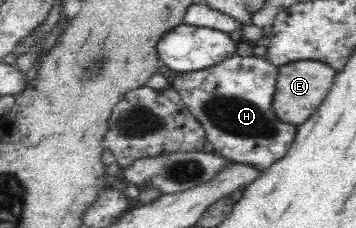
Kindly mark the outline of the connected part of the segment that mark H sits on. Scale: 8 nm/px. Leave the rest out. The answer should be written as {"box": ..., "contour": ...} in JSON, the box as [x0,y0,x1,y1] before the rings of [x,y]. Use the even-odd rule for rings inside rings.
{"box":[169,52,297,171],"contour":[[[242,52],[230,54],[206,69],[182,73],[169,86],[180,94],[183,105],[201,124],[214,154],[224,157],[228,162],[242,162],[264,171],[286,155],[297,133],[297,127],[278,120],[271,109],[276,77],[277,66],[270,64],[262,54],[258,52],[256,55],[246,56]]]}

